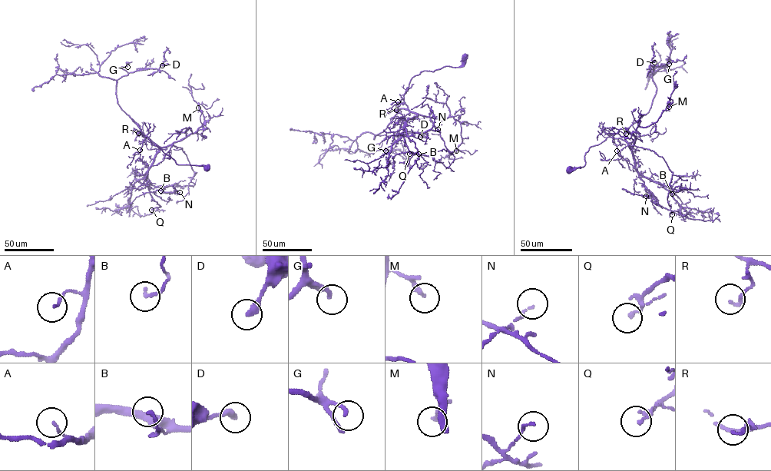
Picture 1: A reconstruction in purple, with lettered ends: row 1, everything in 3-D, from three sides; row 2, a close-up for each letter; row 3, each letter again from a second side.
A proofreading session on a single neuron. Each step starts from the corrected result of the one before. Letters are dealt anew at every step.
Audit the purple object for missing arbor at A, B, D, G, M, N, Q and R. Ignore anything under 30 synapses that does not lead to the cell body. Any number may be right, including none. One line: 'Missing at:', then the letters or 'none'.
Missing at: none

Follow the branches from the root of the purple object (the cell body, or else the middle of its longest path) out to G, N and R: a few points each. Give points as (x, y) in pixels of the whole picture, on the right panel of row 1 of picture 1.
G: (569, 169), (583, 167), (589, 148), (607, 137), (624, 140), (650, 108), (652, 71), (669, 64)
N: (569, 169), (585, 164), (590, 147), (607, 137), (620, 138), (653, 194), (646, 196)
R: (569, 169), (585, 164), (584, 155), (590, 147), (600, 144), (607, 137), (624, 140), (626, 134)

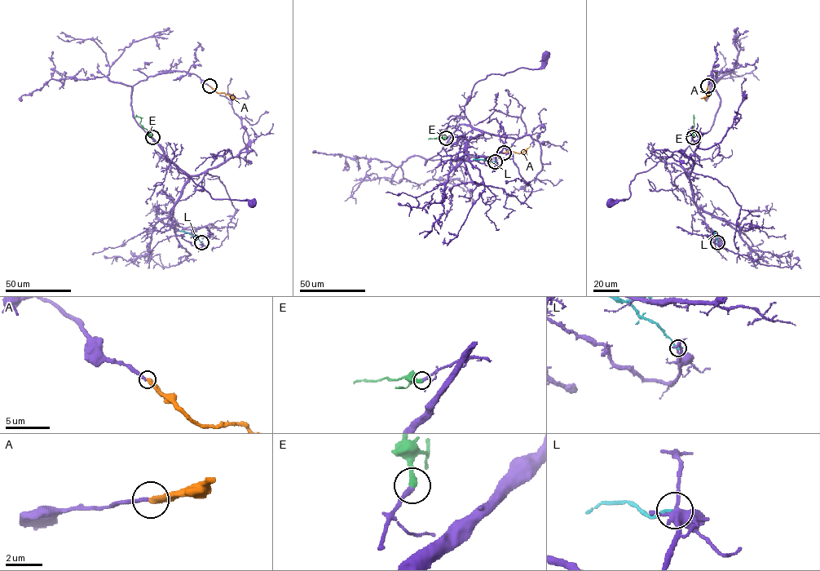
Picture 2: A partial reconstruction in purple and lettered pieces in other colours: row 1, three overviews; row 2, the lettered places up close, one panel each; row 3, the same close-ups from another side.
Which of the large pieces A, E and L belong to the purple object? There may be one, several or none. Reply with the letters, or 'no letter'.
E

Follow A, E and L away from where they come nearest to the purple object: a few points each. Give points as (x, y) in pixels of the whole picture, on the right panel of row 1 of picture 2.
A: (707, 86), (706, 92), (708, 94), (701, 98)
E: (693, 137), (694, 118)
L: (717, 242), (714, 230)

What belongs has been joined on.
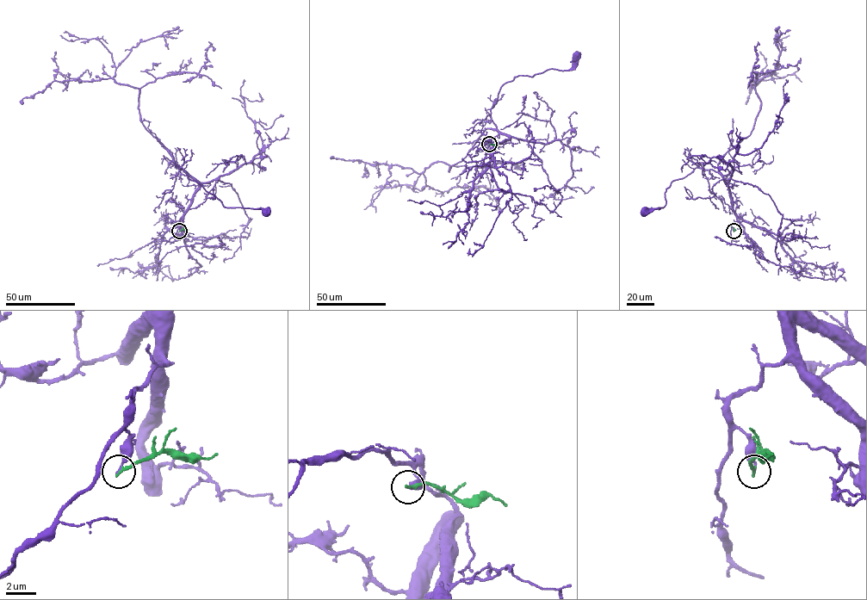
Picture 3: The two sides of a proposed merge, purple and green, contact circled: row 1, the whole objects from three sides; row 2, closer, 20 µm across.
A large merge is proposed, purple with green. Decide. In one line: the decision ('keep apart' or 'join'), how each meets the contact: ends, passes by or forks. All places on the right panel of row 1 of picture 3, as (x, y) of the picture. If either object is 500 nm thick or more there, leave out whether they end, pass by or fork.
keep apart; purple ends there; green ends there

